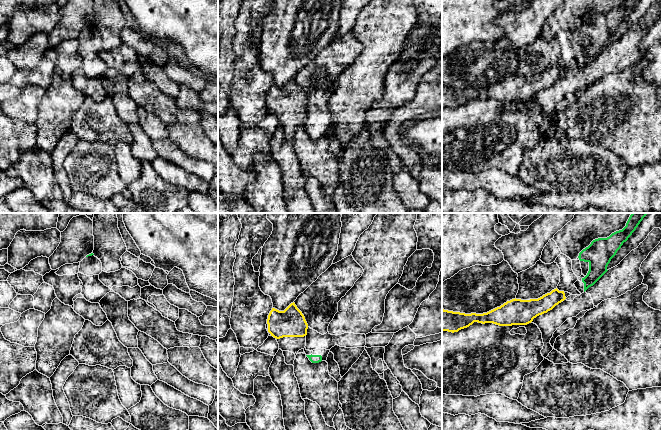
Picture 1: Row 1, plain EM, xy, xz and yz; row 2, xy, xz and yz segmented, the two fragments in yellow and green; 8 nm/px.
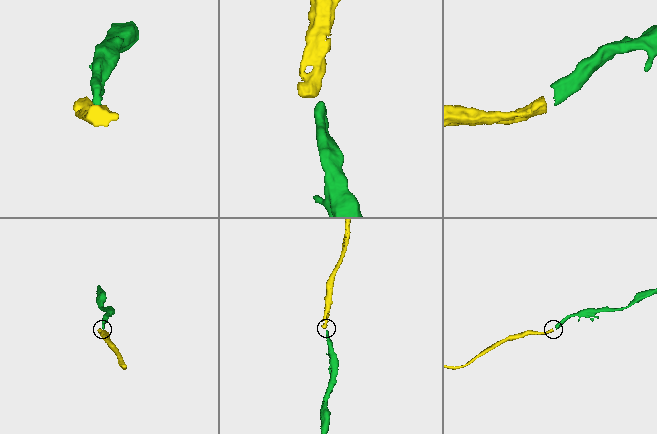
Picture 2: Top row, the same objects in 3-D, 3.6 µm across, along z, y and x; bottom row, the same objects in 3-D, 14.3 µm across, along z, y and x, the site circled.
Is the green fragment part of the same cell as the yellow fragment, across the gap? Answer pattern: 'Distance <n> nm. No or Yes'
Distance 150 nm. No

